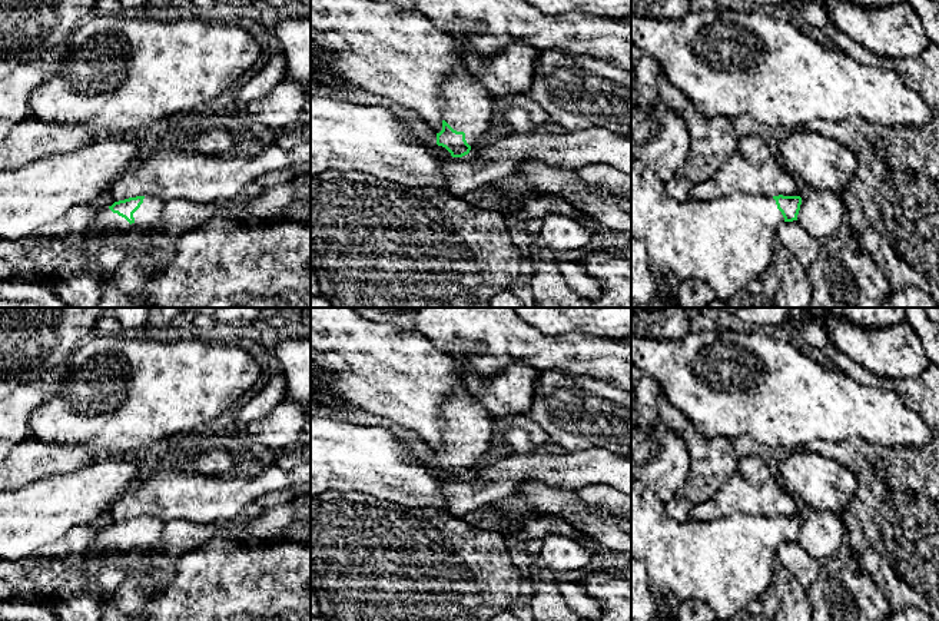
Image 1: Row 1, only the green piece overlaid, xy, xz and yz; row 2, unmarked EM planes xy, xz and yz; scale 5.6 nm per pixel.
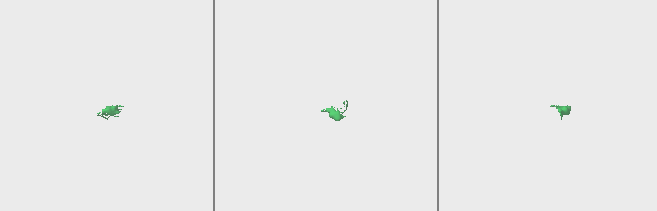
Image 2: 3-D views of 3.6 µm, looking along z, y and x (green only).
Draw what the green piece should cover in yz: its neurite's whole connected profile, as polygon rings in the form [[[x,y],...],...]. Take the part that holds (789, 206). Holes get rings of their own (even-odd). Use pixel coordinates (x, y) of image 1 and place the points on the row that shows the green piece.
[[[631,159],[631,236],[647,245],[651,276],[656,282],[656,298],[676,300],[677,289],[683,280],[700,279],[709,285],[717,299],[727,302],[734,293],[759,280],[772,265],[777,246],[776,230],[780,222],[797,220],[800,196],[763,196],[734,193],[711,202],[673,199],[658,176],[640,159]]]

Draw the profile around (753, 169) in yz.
[[[756,133],[741,136],[736,152],[720,170],[690,192],[690,199],[711,202],[734,193],[800,196],[792,173]]]

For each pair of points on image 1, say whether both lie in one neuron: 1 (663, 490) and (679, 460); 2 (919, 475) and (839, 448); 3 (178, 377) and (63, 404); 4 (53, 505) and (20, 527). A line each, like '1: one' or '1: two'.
1: one
2: one
3: one
4: one

